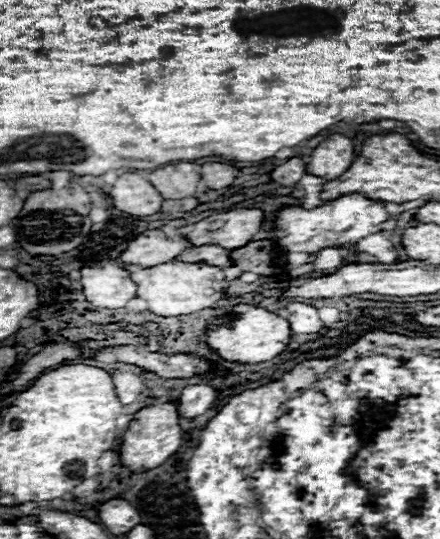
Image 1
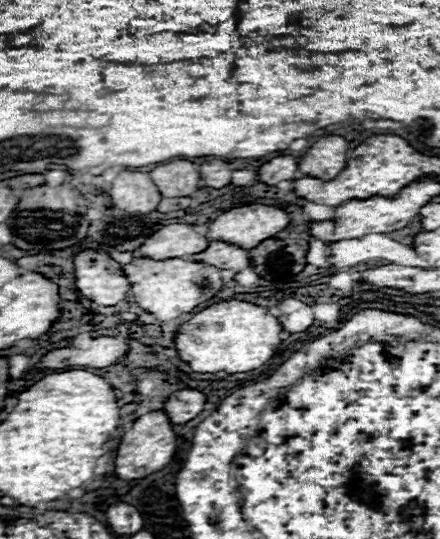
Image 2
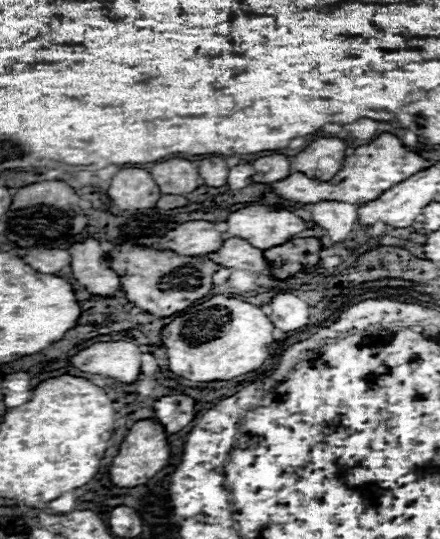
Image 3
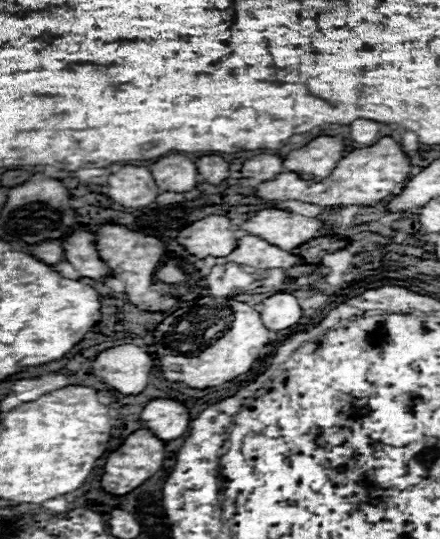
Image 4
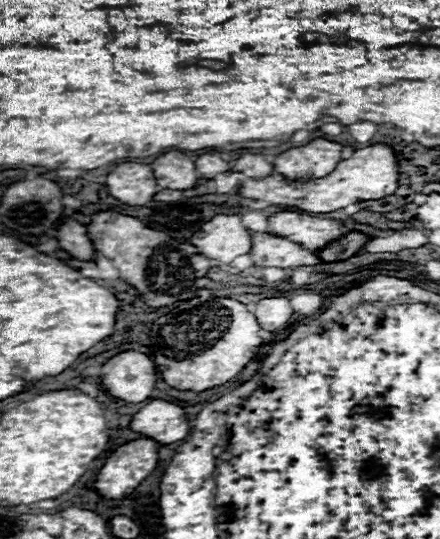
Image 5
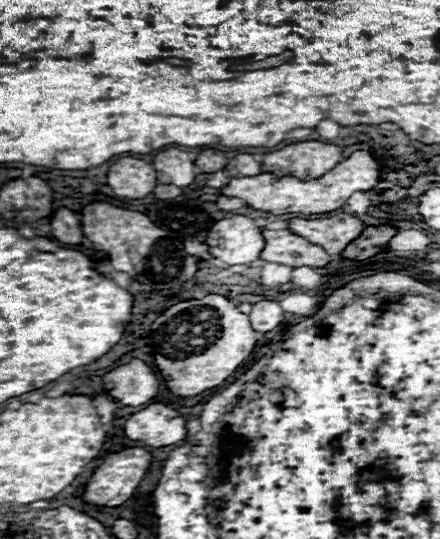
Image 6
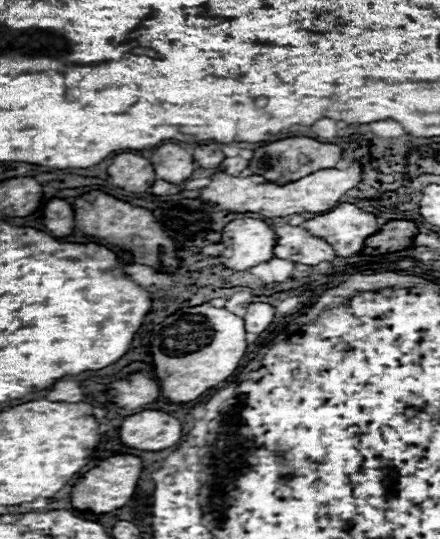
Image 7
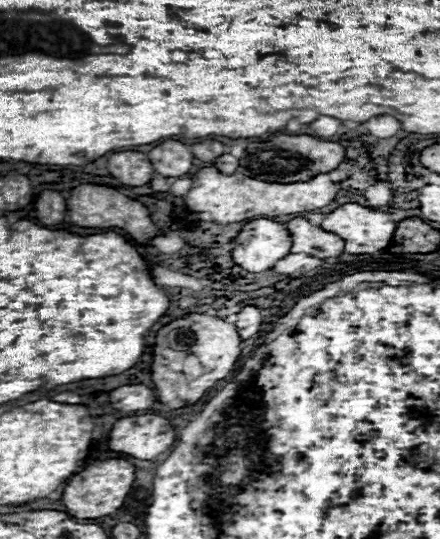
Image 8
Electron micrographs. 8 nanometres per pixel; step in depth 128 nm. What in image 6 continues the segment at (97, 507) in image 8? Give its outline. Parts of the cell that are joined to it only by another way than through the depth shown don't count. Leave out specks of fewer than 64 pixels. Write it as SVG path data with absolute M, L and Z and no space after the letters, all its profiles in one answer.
M128 448L122 452L110 454L90 476L90 480L84 488L84 494L82 494L84 502L88 502L92 506L110 506L110 508L122 506L138 488L138 484L144 478L144 472L150 466L150 462L152 462L152 454L144 448Z

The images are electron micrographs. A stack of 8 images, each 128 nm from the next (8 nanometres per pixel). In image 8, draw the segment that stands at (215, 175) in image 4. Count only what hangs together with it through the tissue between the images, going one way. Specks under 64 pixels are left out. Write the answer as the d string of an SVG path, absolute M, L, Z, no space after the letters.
M204 140L204 142L198 142L192 146L192 154L202 162L212 162L214 158L218 158L224 152L226 152L226 146L216 140Z

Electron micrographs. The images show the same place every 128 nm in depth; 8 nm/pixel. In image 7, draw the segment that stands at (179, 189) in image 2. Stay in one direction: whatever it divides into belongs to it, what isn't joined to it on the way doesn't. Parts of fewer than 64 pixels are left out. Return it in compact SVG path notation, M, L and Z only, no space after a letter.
M178 144L158 146L150 158L154 172L160 180L182 184L194 172L194 158Z

